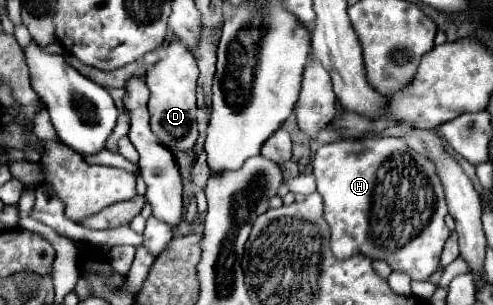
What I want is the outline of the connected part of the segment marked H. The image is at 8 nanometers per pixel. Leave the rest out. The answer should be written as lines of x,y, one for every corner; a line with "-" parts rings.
362,137
362,139
340,139
340,141
334,141
334,143
328,143
328,145
322,145
314,159
312,159
312,173
316,177
316,191
322,195
324,199
324,219
326,223
330,225
330,231
332,231
332,239
330,239
330,247
332,247
332,253
338,257
338,259
348,259
352,257
352,253
356,255
366,255
370,259
380,259
380,261
386,261
390,265
392,271
402,271
402,273
408,273
414,281
428,281
428,277
432,273
438,271
440,267
440,255
442,255
442,249
444,249
444,243
446,239
450,237
450,229
446,227
444,223
444,217
448,213
448,207
446,207
446,199
444,199
444,189
440,185
440,179
436,177
436,171
434,171
434,163
428,161
428,157
412,151
400,137

